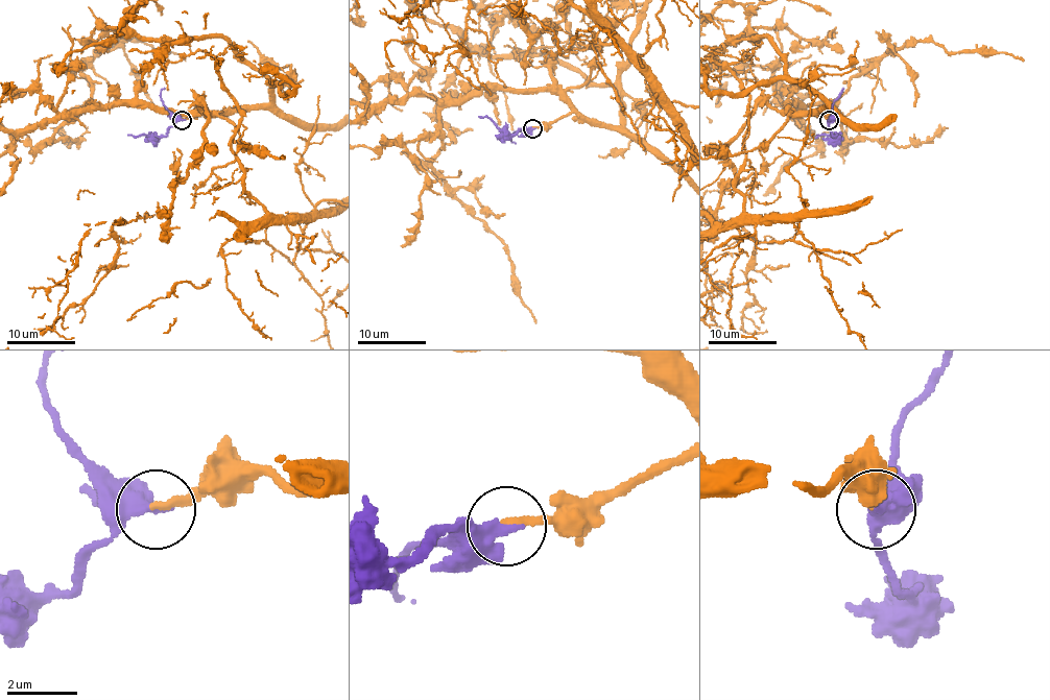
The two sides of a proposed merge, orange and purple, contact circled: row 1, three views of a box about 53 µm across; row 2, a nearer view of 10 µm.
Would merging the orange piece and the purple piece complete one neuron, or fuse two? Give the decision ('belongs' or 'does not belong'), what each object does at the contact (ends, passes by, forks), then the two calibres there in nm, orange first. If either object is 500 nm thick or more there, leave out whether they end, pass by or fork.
belongs; orange ends; purple ends; calibres 240 and 460 nm

